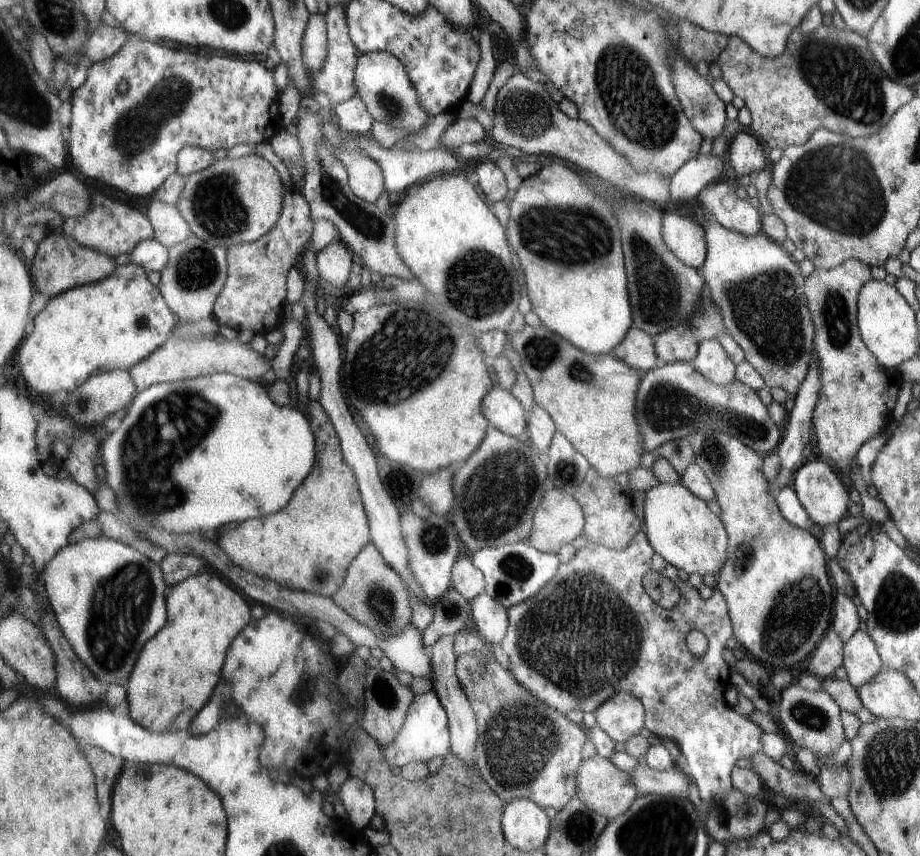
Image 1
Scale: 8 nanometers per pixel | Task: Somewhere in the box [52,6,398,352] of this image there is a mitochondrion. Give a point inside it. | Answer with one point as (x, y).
(135, 131)

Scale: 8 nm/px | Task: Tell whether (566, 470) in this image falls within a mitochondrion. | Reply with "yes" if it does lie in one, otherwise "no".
yes

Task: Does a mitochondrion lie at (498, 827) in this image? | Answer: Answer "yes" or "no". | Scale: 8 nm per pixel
no

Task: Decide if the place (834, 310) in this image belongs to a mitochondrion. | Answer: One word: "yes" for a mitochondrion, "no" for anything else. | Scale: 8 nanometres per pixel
yes

